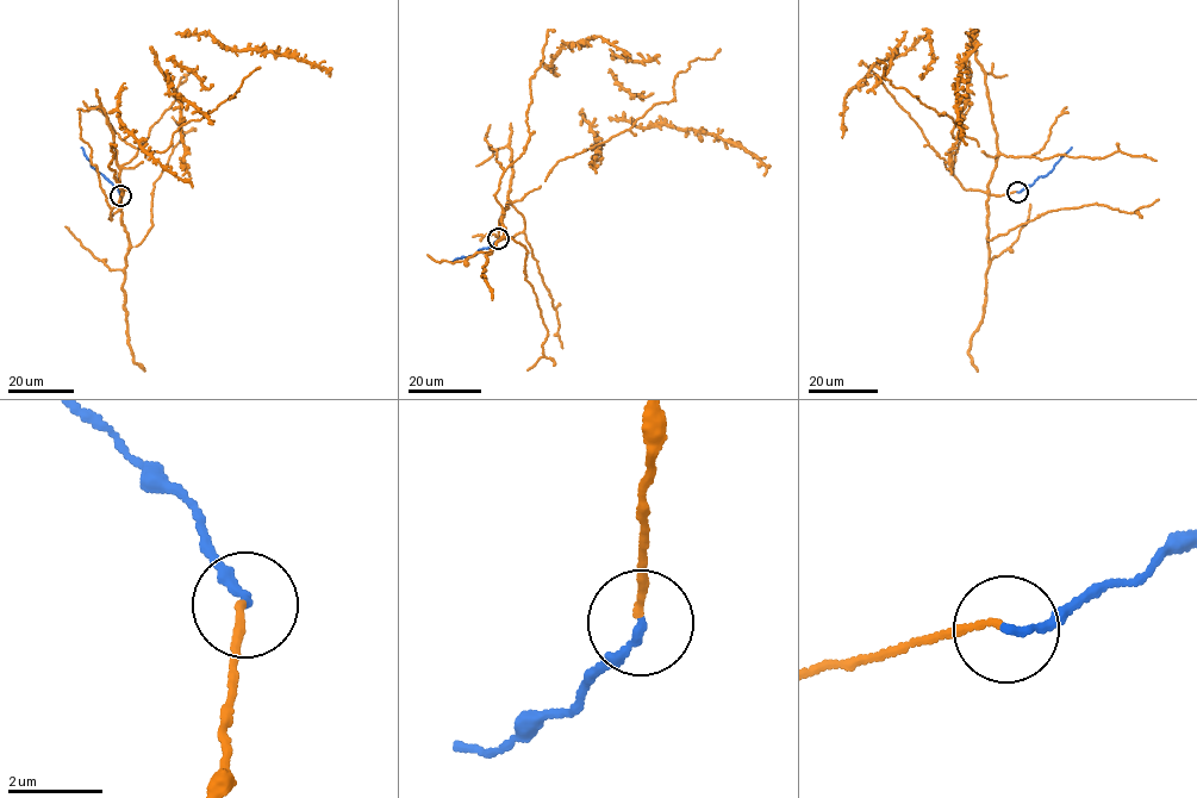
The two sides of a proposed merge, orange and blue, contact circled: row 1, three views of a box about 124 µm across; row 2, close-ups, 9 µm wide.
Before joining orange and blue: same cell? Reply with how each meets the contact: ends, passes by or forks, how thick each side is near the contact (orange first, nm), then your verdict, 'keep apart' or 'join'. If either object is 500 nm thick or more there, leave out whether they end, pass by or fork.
orange ends there; blue ends there; 140 nm thick on the orange side, 170 nm on the other; join

